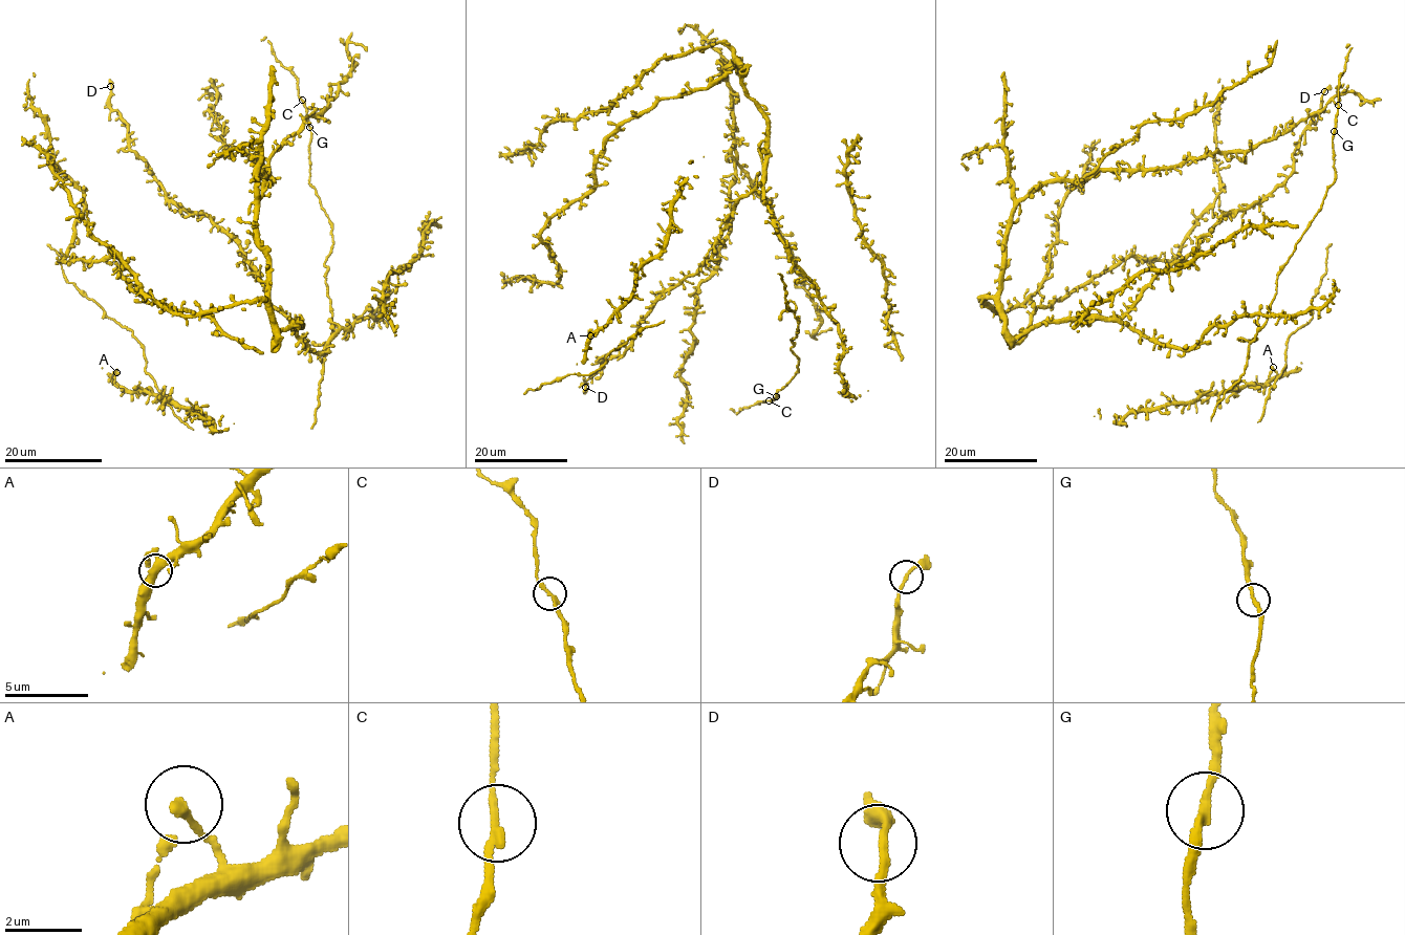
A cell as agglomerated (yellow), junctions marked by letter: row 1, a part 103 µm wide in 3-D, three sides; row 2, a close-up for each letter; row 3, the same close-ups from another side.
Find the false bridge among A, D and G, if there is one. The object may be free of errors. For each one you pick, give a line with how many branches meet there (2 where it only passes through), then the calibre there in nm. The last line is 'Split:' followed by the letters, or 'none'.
Split: none

